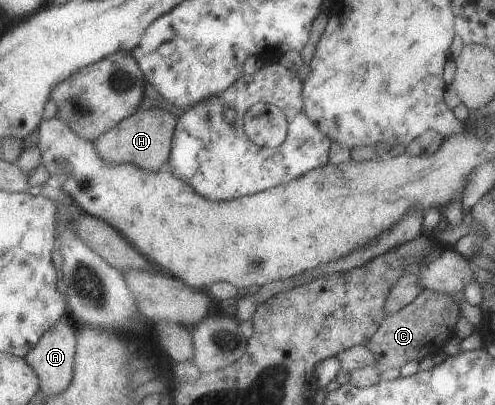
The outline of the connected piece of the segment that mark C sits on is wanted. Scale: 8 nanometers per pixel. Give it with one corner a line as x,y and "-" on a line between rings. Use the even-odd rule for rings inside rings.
423,288
415,301
387,315
379,331
368,341
367,346
376,355
381,367
401,369
407,363
421,360
425,355
431,355
433,351
437,352
437,349
441,349
433,345
443,343
449,337
451,331
447,329
455,325
457,317
459,317
459,307
450,294
-
425,343
431,347
425,347

